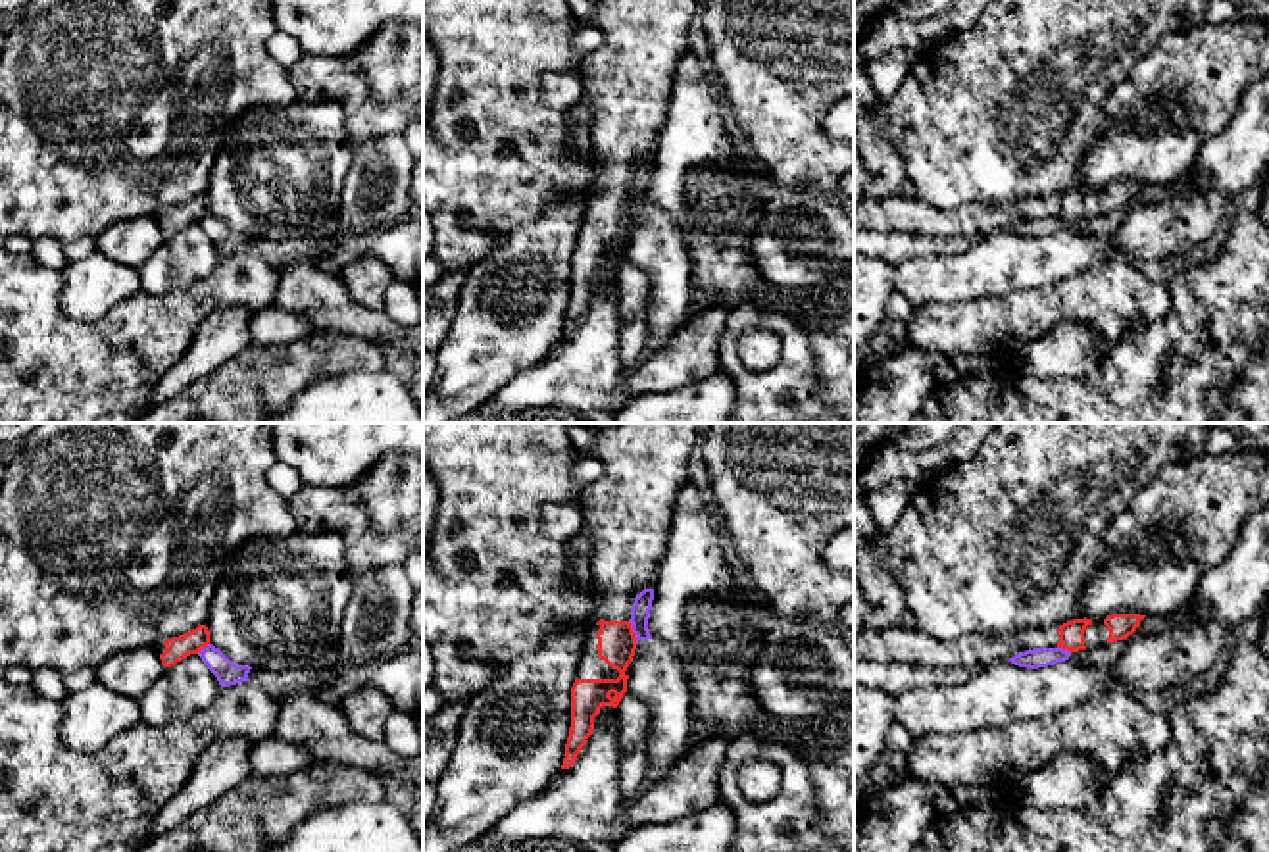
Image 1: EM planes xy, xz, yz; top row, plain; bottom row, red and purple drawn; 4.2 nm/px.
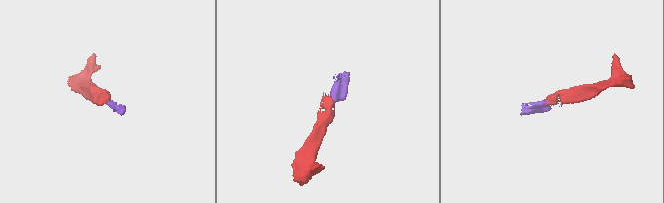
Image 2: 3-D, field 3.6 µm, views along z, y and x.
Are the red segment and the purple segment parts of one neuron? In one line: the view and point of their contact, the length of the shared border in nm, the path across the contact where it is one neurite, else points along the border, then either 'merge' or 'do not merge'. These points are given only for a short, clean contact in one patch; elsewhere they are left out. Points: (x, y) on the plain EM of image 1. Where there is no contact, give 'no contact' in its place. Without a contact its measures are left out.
xz (633, 202) | 100 nm | along xz (627, 191), (637, 212) | do not merge

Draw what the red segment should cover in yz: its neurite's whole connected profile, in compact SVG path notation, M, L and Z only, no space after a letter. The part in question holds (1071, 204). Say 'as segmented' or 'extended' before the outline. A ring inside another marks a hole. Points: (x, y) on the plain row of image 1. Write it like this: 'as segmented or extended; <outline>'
extended; M1113 183L1102 192L1073 188L1048 198L1031 198L1004 204L973 202L958 210L940 210L915 196L865 196L854 208L854 235L859 231L894 231L906 235L933 235L938 238L984 238L1008 231L1033 217L1063 217L1079 221L1127 208L1146 185Z

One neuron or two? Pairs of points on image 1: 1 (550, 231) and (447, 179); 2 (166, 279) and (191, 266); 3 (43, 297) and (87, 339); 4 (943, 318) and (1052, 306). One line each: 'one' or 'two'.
1: two
2: one
3: one
4: one

